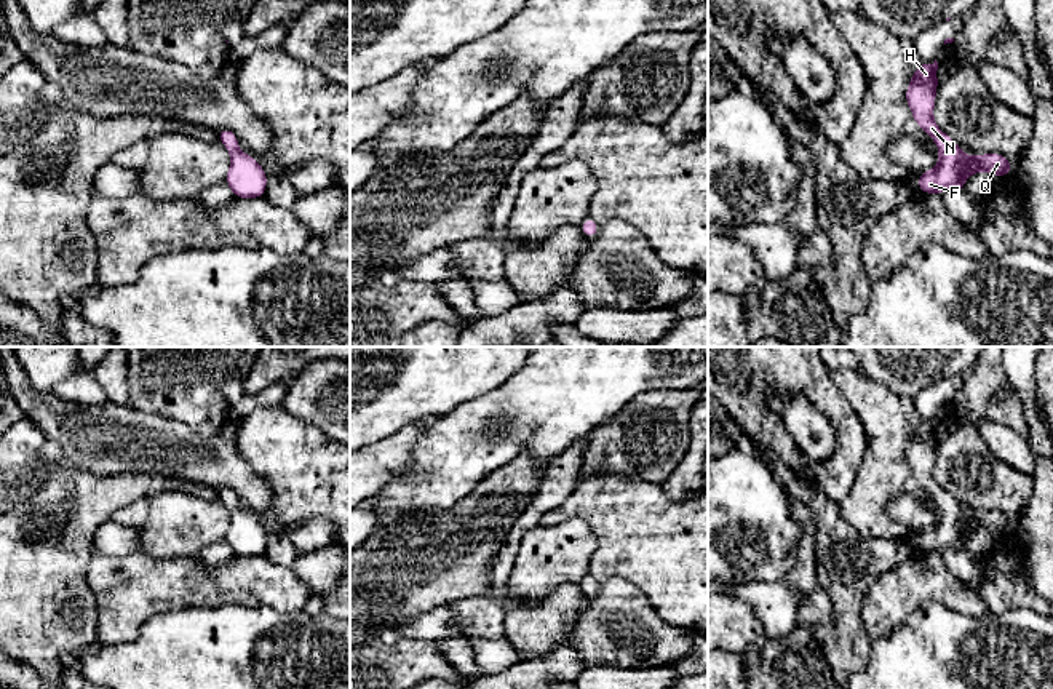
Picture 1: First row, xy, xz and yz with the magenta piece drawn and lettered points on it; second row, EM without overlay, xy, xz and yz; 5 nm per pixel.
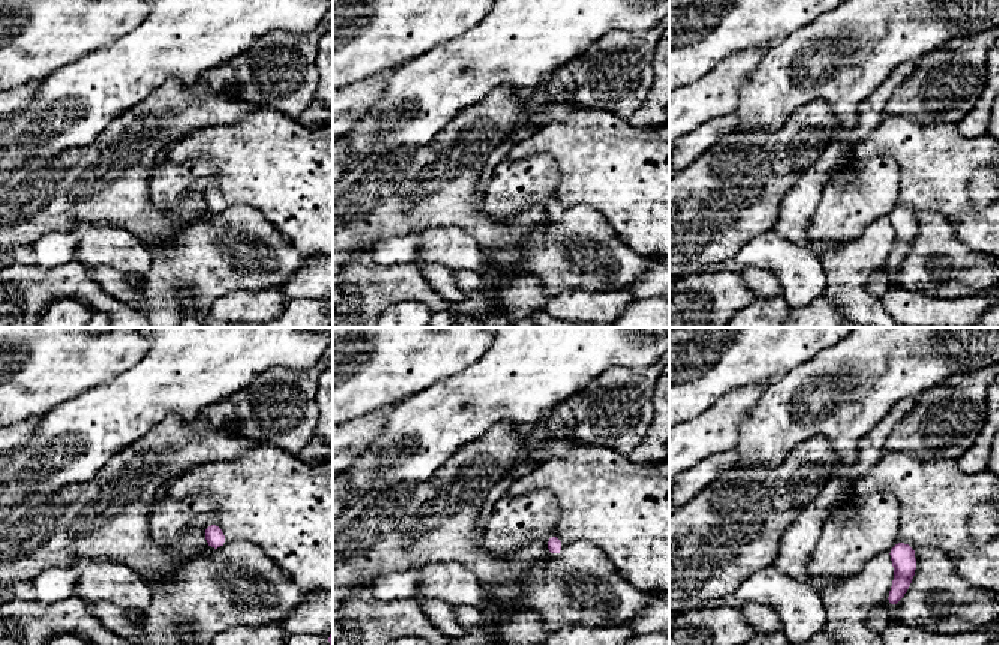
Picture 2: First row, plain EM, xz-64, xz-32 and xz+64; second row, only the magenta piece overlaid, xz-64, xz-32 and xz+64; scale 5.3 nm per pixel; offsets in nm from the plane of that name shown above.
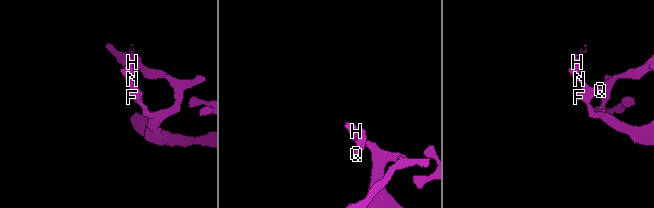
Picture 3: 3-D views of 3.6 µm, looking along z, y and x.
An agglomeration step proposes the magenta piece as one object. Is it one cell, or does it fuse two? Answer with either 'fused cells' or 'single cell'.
single cell

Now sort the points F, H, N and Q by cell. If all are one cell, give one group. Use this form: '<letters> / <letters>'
F H N Q

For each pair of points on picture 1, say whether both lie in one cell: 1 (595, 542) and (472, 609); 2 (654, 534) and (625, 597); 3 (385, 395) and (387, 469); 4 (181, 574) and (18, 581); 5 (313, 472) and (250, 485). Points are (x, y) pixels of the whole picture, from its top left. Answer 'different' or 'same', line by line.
1: same
2: different
3: different
4: different
5: different

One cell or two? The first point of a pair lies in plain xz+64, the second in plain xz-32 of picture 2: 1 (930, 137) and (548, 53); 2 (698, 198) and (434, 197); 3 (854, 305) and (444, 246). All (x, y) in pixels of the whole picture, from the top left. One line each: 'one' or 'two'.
1: two
2: one
3: two

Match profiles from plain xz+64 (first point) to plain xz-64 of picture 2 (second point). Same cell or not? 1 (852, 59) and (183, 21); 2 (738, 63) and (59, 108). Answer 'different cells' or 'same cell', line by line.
1: same cell
2: different cells

